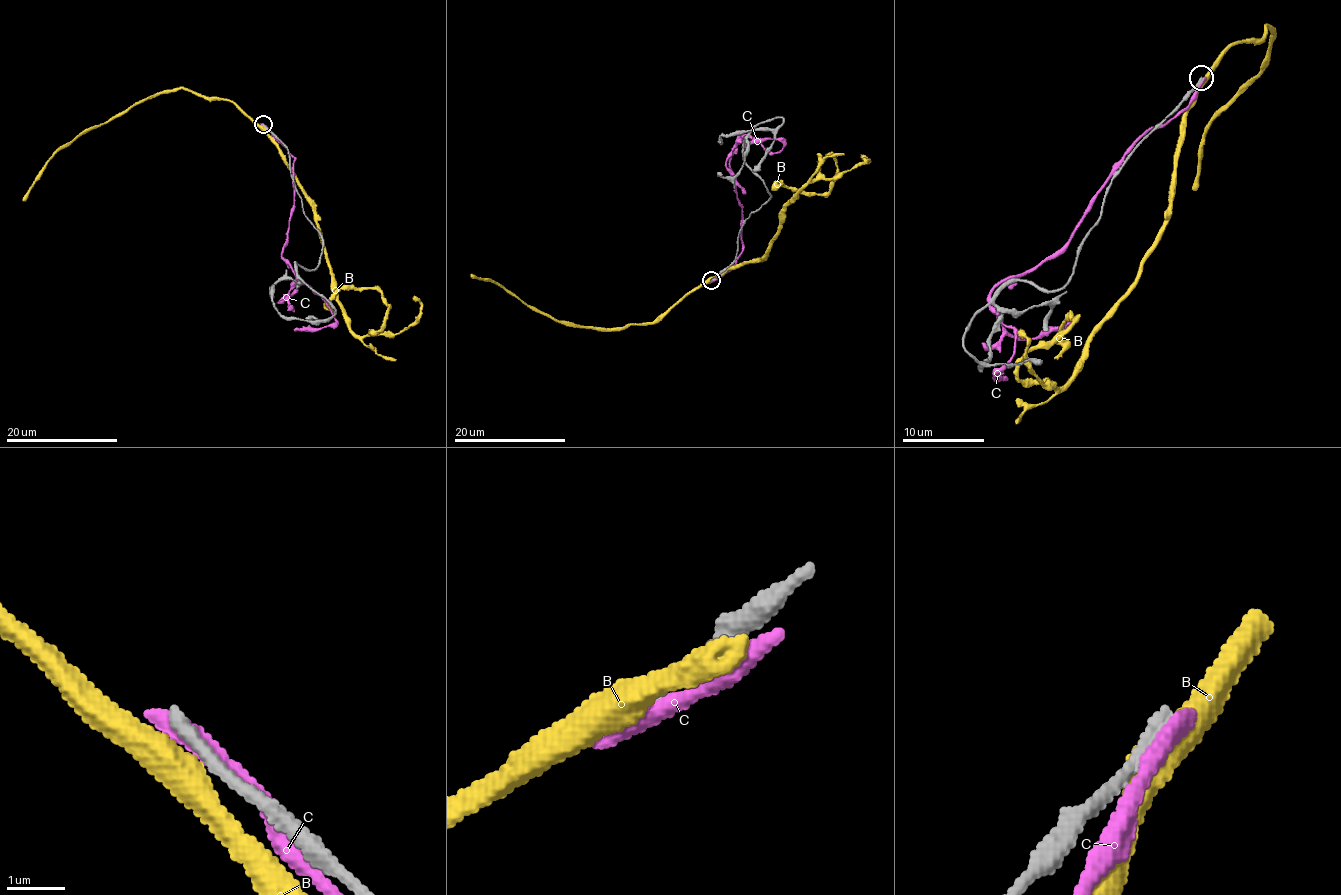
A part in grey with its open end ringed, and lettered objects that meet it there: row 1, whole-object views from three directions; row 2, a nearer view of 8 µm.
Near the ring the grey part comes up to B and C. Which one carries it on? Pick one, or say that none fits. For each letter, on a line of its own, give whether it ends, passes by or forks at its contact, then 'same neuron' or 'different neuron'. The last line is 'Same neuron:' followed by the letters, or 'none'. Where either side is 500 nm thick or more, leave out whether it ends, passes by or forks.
B: it passes by; different neuron
C: it ends; different neuron
Same neuron: none

